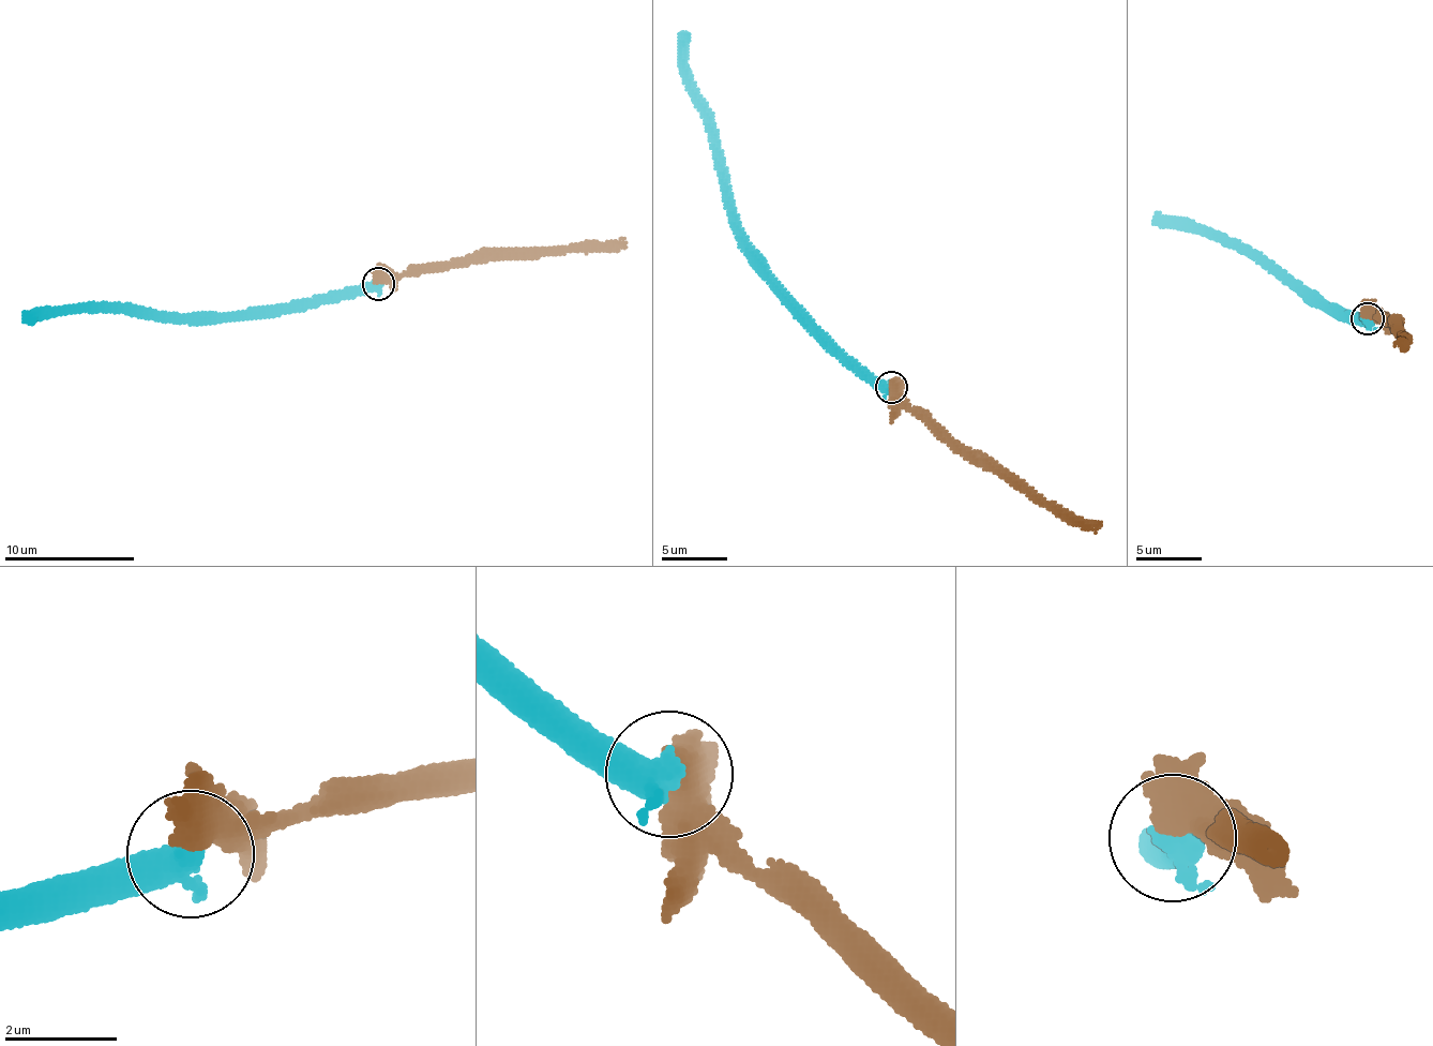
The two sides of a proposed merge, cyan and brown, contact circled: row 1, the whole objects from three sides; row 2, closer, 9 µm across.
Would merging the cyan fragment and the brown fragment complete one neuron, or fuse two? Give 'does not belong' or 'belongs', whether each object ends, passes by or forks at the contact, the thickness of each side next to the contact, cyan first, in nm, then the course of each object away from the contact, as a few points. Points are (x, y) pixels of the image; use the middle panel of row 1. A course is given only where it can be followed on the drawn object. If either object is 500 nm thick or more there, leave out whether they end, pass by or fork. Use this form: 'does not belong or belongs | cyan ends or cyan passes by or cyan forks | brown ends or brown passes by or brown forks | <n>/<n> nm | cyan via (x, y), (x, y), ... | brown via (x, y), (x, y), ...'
does not belong | 600/480 nm | cyan via (892, 388), (879, 387), (815, 325), (740, 230), (711, 114), (688, 73), (682, 32) | brown via (893, 387), (951, 438), (1047, 502), (1086, 520), (1100, 523)

